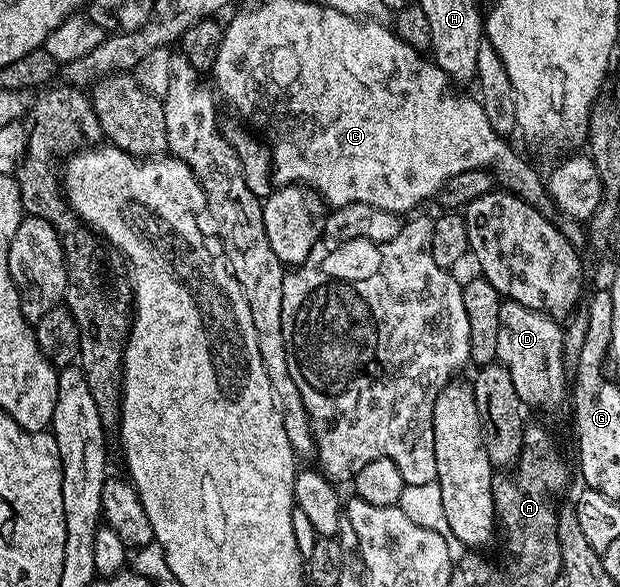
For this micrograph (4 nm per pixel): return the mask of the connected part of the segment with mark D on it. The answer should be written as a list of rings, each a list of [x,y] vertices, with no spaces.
[[[525,308],[521,312],[501,312],[501,326],[497,330],[498,363],[507,366],[521,402],[543,412],[555,412],[569,400],[569,368],[563,365],[563,332],[559,328],[560,321],[552,319],[547,312]]]

